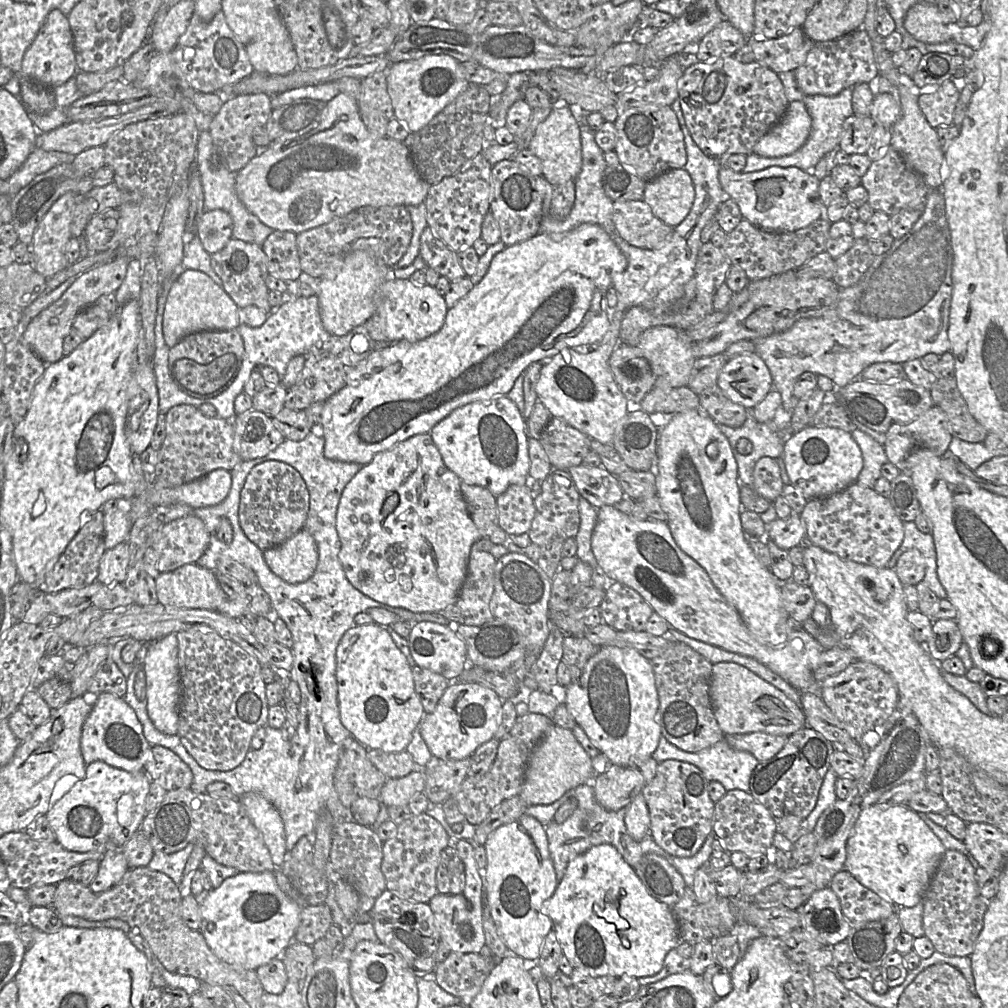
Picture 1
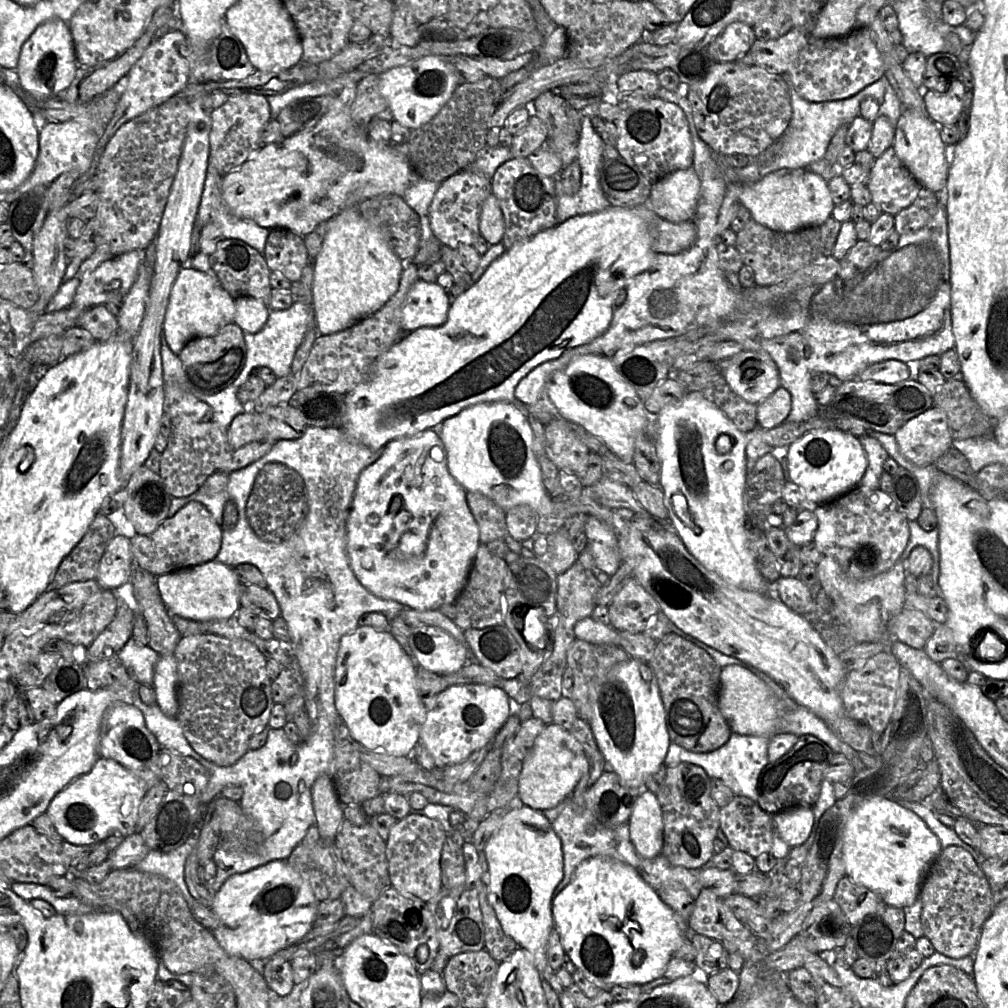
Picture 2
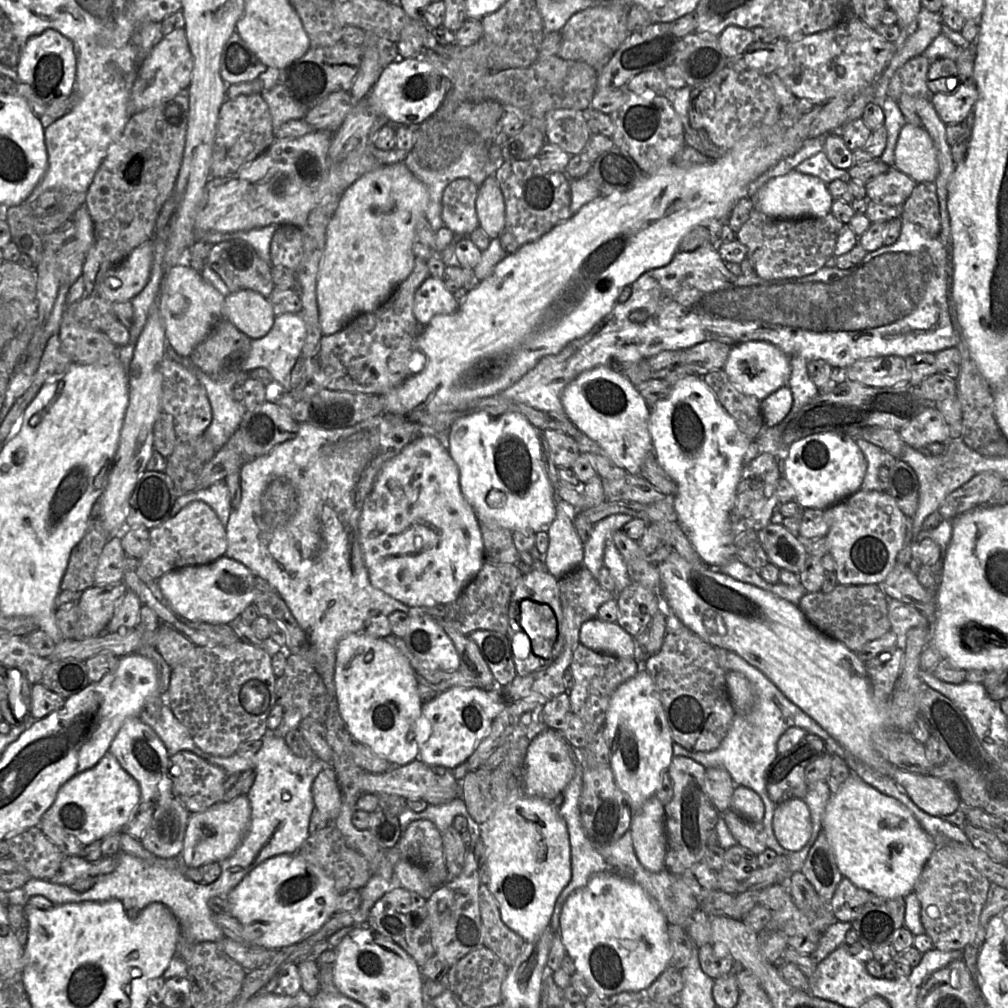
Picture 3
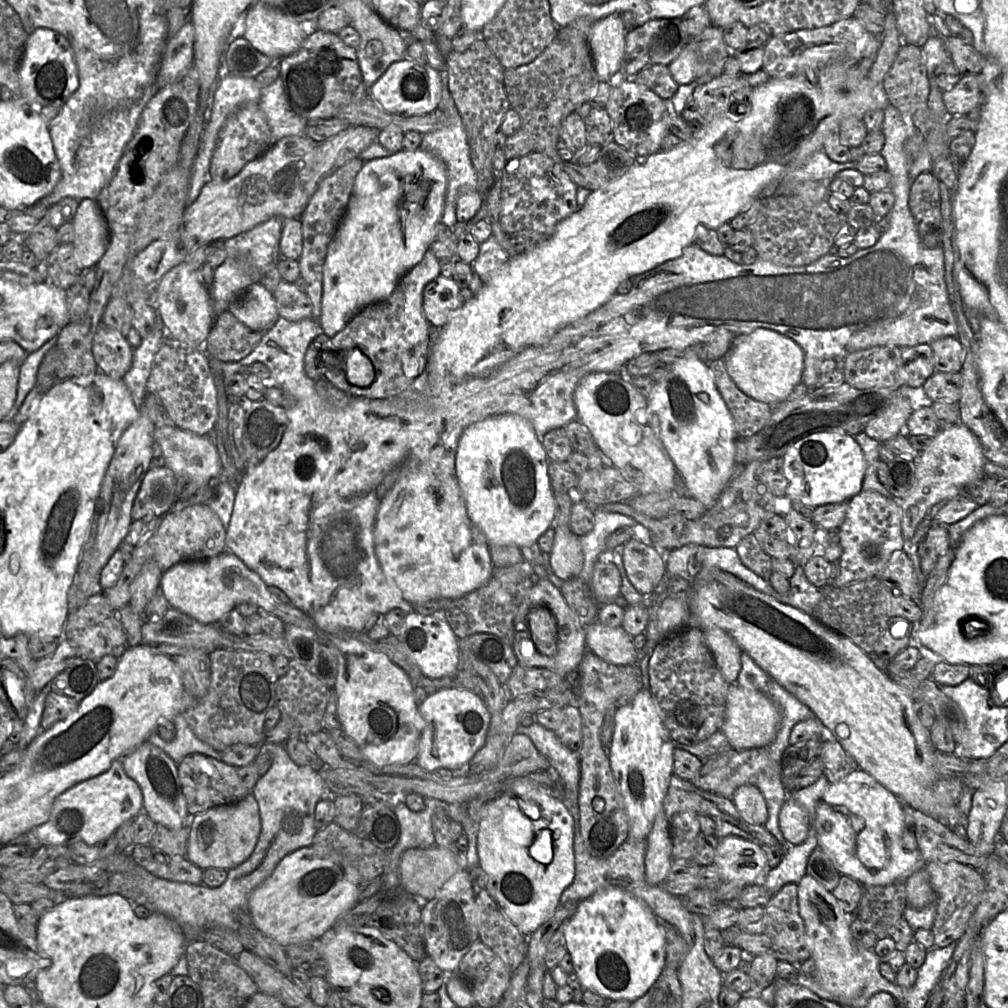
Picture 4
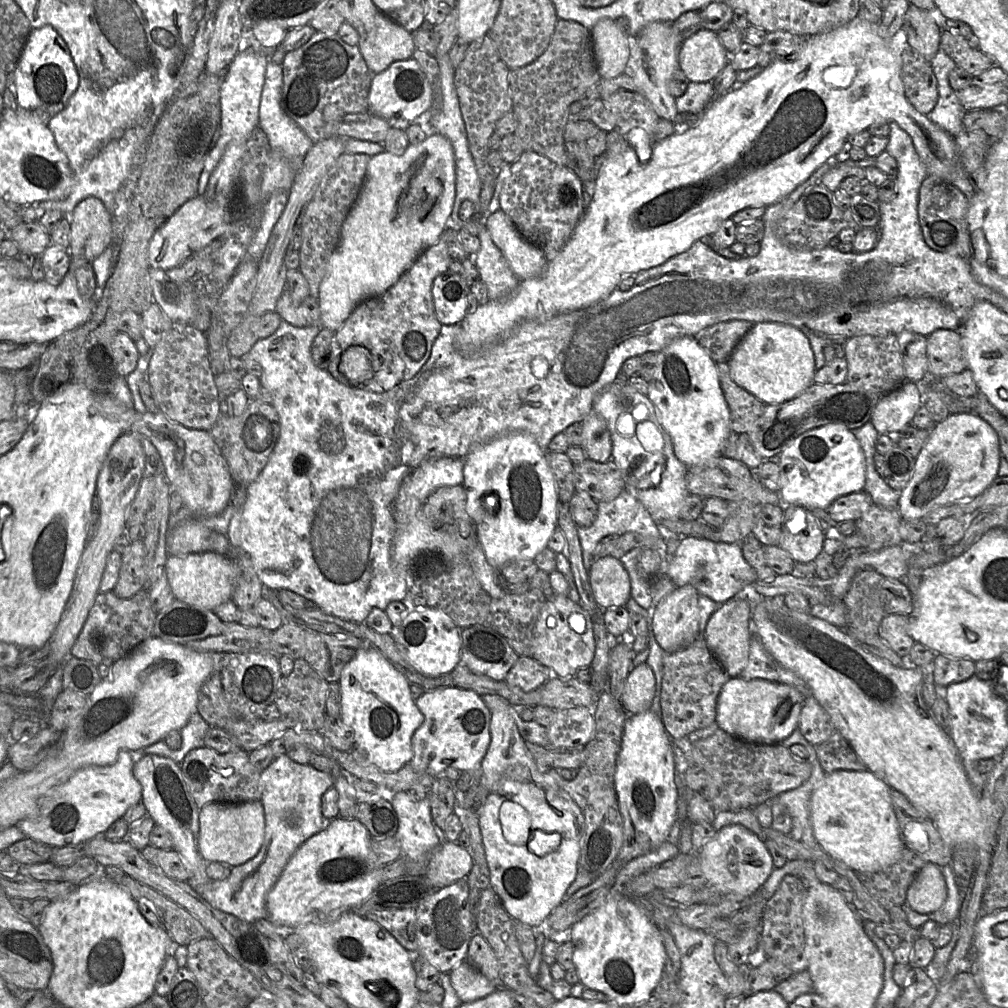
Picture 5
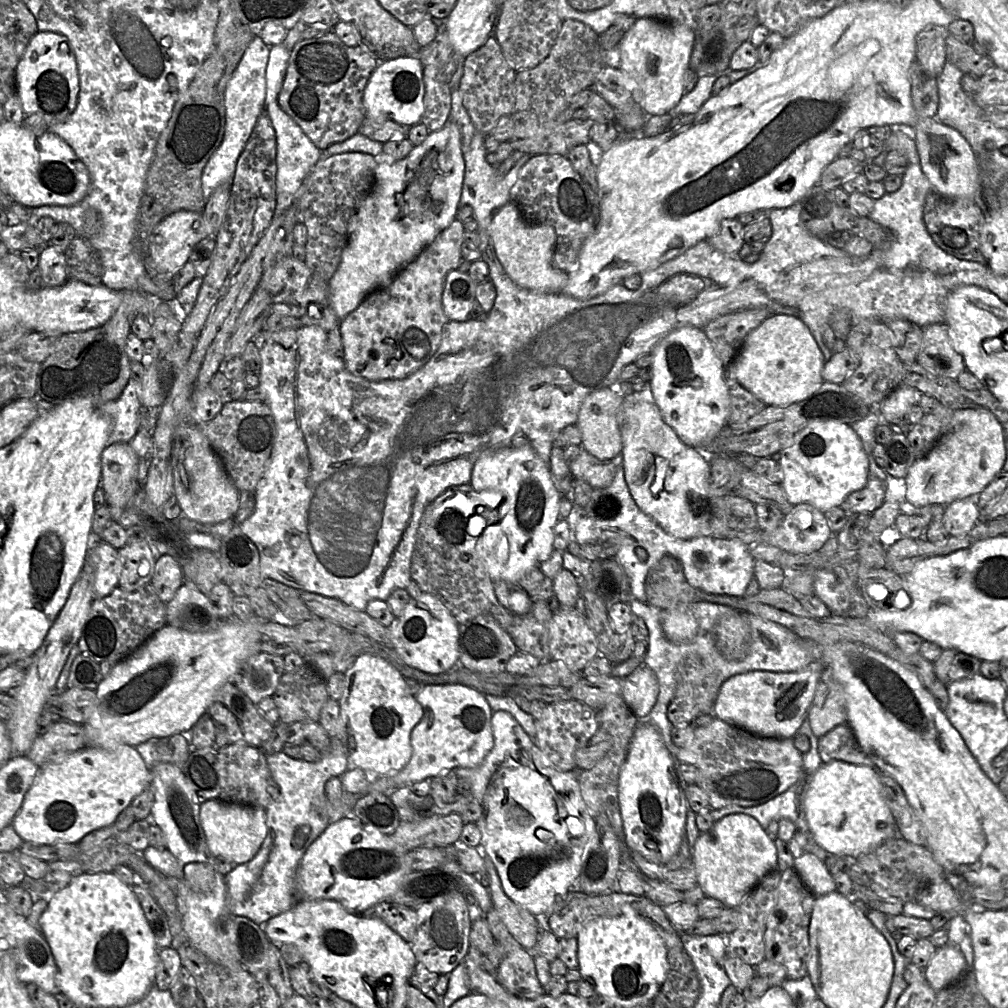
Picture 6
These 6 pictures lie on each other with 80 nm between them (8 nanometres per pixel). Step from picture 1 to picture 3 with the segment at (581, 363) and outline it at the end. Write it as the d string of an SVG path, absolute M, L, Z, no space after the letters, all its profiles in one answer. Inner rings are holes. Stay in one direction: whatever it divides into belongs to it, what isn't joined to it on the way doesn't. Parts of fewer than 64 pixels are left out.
M601 365L583 371L564 388L561 402L565 415L599 444L617 466L639 475L644 458L653 450L649 431L652 408L616 366Z

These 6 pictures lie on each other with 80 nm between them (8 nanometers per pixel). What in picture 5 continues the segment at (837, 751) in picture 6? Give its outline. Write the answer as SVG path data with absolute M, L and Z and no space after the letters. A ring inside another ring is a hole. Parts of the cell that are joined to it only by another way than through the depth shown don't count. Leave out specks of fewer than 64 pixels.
M838 732L816 746L818 761L825 773L836 770L865 770L865 764L856 754L848 741Z

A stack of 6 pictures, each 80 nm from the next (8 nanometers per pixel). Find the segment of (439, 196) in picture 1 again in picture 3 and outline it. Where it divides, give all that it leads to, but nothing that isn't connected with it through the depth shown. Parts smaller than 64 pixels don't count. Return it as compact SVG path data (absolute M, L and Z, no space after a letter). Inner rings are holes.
M468 178L449 183L442 195L441 217L444 226L456 237L469 236L478 226L476 199L479 187Z

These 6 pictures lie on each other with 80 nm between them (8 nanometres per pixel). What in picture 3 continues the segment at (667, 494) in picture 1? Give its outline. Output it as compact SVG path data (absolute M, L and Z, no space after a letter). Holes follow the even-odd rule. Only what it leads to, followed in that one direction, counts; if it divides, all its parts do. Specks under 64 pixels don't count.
M689 375L677 381L670 394L651 409L649 431L653 452L665 472L677 486L674 508L677 522L686 532L701 561L707 566L719 568L735 555L735 539L730 526L730 511L743 470L743 456L751 440L735 420L718 402L703 376Z

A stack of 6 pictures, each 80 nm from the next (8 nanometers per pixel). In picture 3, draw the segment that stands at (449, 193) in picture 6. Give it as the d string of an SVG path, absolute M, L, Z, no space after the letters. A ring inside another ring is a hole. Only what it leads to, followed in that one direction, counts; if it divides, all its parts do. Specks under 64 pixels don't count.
M404 162L382 165L353 182L341 195L327 226L326 243L319 261L316 298L322 336L342 330L356 316L383 305L410 274L415 263L412 245L417 221L429 204L427 187Z

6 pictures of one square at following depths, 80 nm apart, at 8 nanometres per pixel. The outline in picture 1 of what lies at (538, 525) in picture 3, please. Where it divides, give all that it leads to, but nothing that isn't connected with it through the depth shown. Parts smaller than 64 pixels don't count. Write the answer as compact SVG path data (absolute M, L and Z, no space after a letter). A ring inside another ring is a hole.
M507 396L472 402L453 410L430 431L445 466L470 485L482 486L497 497L511 485L527 485L537 494L540 485L529 478L529 435L526 420Z

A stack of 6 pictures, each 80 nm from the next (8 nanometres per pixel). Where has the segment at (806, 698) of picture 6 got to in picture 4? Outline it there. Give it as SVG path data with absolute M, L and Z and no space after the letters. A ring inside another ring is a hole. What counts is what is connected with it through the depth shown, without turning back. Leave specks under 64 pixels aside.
M737 683L729 685L721 731L727 737L732 748L743 750L769 746L777 735L780 721L778 709L761 691L747 689Z

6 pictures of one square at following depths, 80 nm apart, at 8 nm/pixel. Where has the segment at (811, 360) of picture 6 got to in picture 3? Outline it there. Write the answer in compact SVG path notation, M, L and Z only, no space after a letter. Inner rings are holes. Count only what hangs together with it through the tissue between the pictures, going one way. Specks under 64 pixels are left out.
M747 341L731 348L723 369L739 391L761 401L787 385L790 367L787 355L775 345L765 341Z

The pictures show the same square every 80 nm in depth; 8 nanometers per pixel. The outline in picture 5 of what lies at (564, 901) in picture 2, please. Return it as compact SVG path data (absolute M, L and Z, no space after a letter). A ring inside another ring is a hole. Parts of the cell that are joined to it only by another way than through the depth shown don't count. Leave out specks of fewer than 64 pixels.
M612 895L570 929L573 961L580 982L623 1005L647 1001L659 984L666 963L661 929L626 895Z

